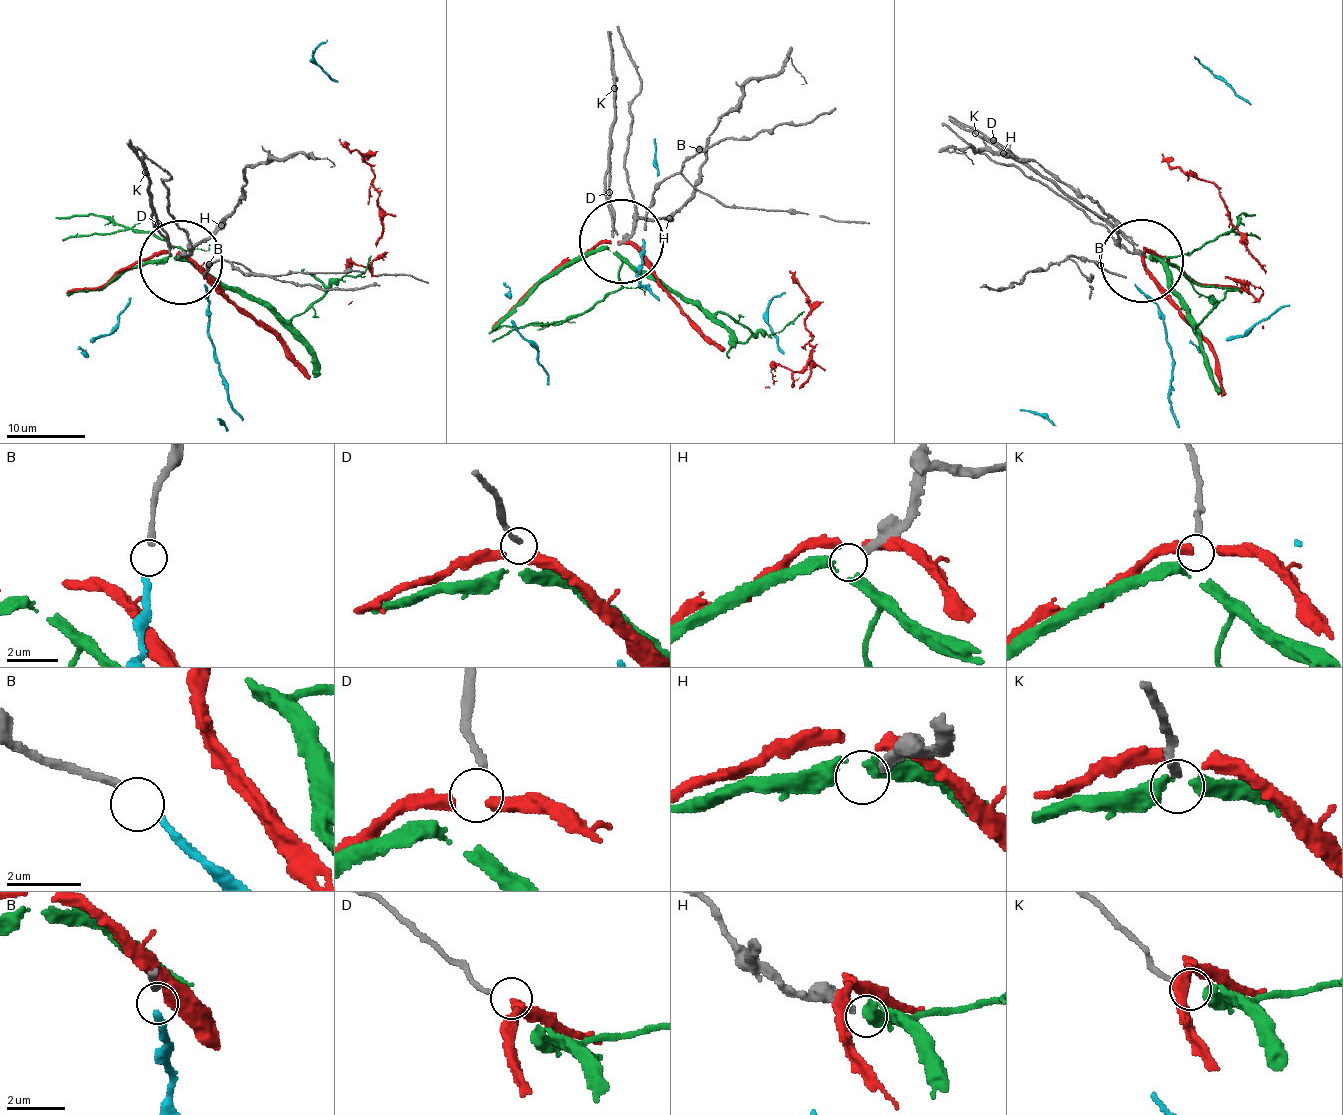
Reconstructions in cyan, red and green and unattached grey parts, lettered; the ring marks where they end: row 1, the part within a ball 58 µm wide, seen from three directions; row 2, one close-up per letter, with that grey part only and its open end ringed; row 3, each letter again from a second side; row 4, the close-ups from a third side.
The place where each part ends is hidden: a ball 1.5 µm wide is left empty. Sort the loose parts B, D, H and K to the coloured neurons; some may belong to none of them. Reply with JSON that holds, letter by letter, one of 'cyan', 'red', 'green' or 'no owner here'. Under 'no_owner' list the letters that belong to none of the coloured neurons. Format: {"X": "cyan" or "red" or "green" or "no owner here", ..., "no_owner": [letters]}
{"B": "cyan", "D": "red", "H": "no owner here", "K": "green", "no_owner": ["H"]}

